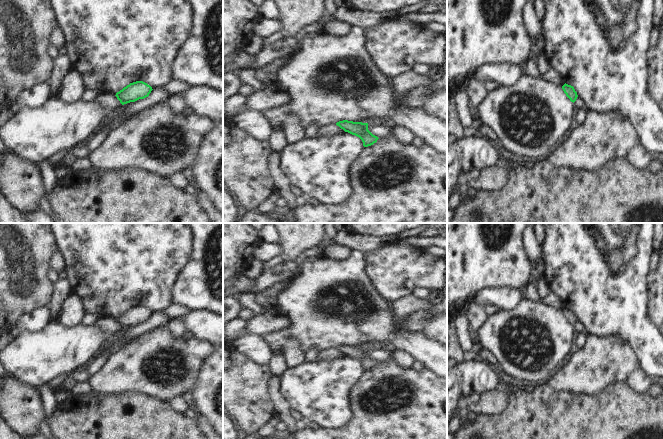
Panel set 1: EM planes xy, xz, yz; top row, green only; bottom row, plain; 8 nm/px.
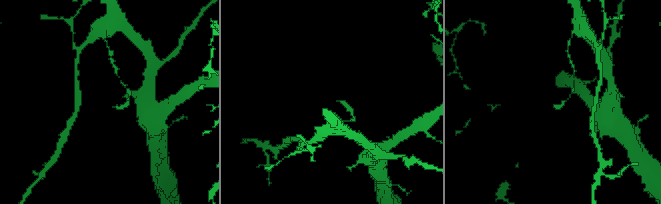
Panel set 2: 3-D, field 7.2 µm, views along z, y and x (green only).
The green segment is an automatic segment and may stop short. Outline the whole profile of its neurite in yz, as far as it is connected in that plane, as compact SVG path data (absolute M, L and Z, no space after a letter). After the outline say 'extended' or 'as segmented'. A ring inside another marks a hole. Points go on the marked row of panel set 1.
M565 83L562 86L562 89L564 93L566 94L566 96L570 99L570 101L574 103L578 97L574 87Z; as segmented

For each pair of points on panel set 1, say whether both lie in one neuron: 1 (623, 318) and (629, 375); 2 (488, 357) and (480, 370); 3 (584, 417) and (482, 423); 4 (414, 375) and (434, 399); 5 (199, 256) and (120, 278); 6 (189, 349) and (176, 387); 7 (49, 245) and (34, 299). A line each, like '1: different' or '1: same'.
1: different
2: different
3: same
4: same
5: different
6: same
7: same

